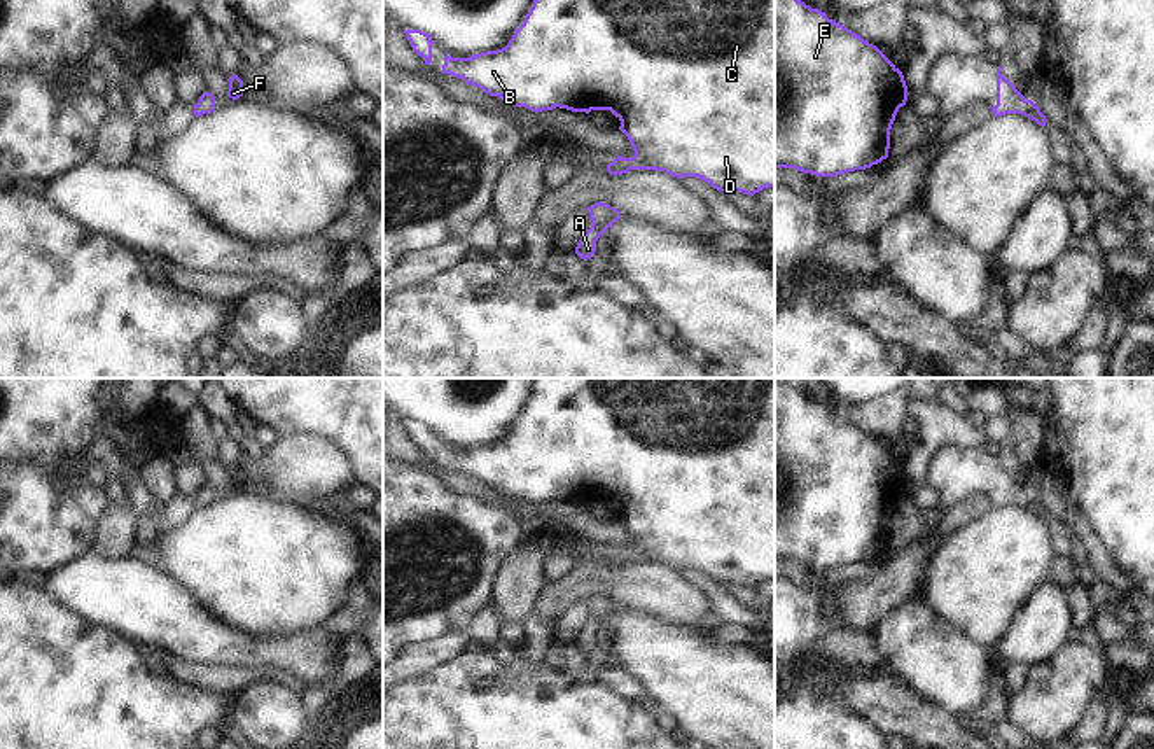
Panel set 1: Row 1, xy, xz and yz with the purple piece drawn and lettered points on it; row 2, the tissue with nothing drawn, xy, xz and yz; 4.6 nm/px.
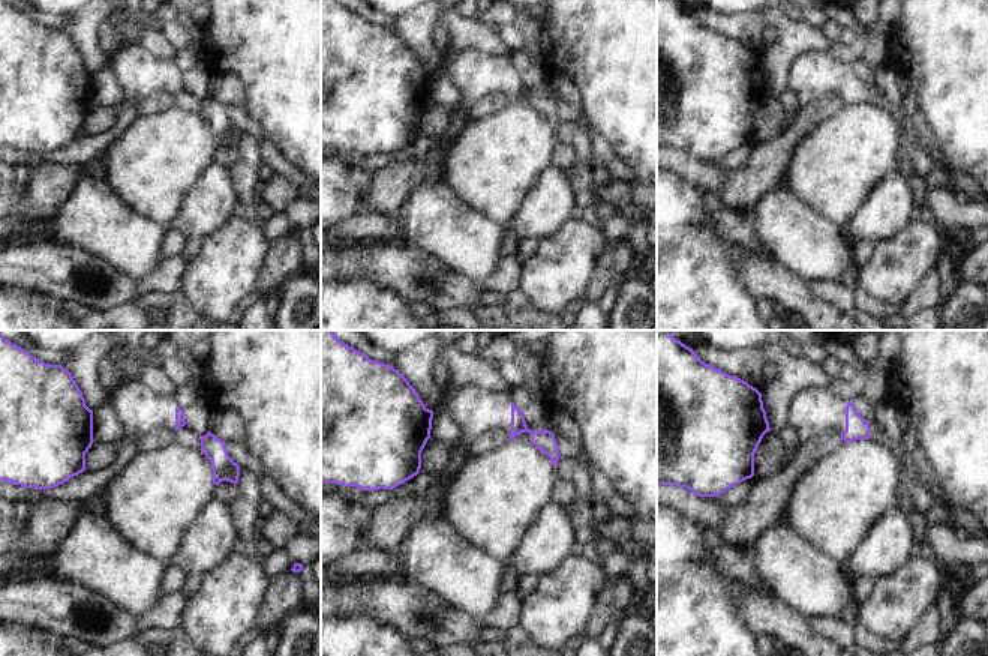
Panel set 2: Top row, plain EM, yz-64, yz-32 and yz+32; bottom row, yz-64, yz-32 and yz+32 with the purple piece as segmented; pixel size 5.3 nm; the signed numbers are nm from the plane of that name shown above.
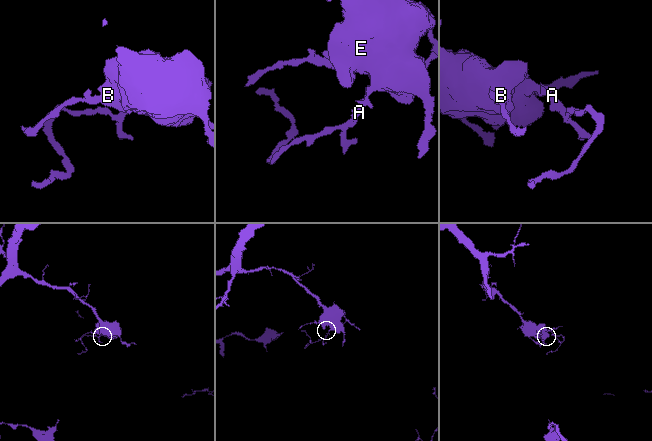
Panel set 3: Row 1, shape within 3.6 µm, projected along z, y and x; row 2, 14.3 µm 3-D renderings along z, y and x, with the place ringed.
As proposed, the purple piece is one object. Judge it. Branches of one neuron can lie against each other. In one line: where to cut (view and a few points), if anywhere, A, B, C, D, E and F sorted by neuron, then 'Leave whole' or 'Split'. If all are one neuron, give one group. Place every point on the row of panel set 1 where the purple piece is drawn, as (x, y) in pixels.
No split. Groups: A B C D E F. Leave whole

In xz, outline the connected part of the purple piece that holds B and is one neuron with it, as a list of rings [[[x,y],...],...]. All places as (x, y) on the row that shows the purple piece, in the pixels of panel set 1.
[[[533,0],[523,24],[509,44],[470,58],[444,56],[442,74],[463,79],[490,96],[498,96],[514,107],[532,112],[556,107],[572,112],[610,110],[619,121],[619,130],[628,136],[635,156],[617,156],[607,164],[610,175],[629,170],[656,170],[671,177],[698,177],[720,192],[738,191],[748,196],[775,187],[775,0]]]

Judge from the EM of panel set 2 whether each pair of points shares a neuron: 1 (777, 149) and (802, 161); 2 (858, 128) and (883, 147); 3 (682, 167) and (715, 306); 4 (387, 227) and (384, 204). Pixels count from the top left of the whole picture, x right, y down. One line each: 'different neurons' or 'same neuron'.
1: different neurons
2: same neuron
3: different neurons
4: different neurons

